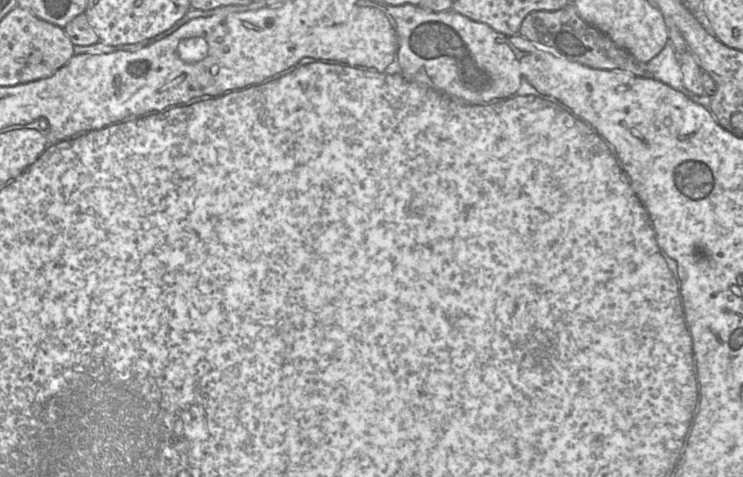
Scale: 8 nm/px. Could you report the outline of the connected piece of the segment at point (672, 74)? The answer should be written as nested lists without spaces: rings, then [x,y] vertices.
[[[669,39],[660,53],[646,64],[651,77],[683,93],[694,102],[710,109],[711,97],[709,95],[697,95],[685,87],[679,64],[679,56],[669,42]]]

